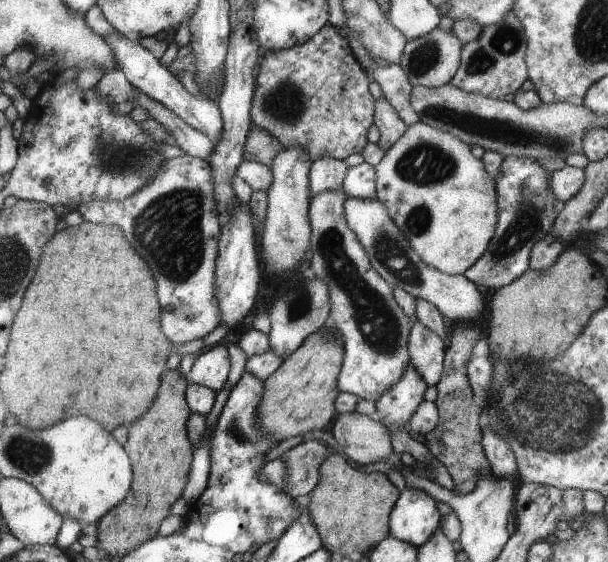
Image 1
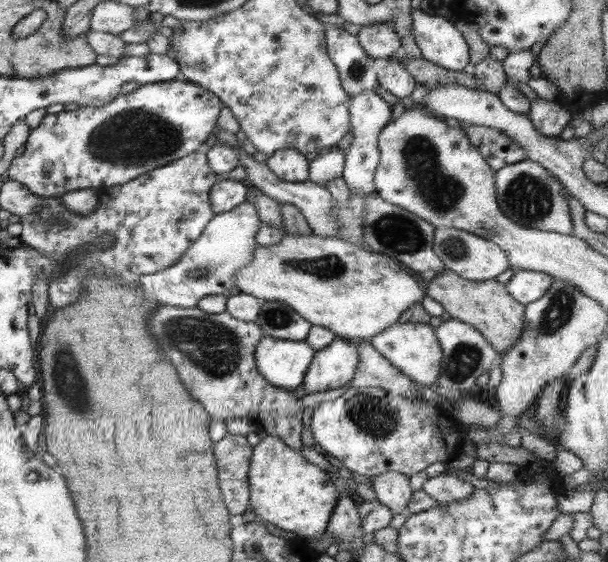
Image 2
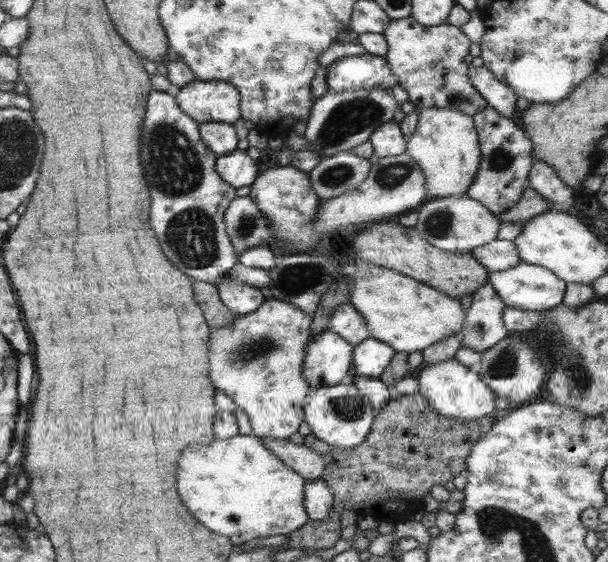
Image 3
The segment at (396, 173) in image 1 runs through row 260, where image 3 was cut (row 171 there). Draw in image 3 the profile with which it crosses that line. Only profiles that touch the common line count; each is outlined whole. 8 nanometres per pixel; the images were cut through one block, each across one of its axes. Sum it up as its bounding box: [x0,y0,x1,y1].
[405,108,480,202]

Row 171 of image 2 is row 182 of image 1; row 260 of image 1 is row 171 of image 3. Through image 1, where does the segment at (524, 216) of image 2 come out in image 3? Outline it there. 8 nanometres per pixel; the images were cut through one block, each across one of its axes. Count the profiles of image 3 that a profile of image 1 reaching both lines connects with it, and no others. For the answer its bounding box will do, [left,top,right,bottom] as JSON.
[464,107,532,218]

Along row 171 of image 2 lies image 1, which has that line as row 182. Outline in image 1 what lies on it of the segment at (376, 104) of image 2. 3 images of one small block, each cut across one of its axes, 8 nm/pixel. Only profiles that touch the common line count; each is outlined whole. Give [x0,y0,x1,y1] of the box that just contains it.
[342,162,376,198]

